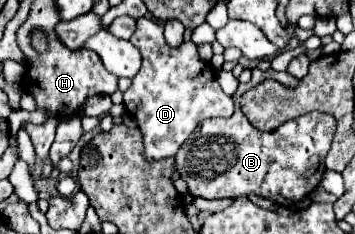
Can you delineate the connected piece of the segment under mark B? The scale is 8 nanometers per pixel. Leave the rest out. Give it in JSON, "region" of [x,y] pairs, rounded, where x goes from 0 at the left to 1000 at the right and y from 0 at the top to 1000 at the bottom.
{"region":[[[715,291],[710,342],[699,359],[676,359],[659,402],[665,436],[659,496],[637,513],[592,504],[575,513],[563,538],[552,538],[541,590],[530,590],[507,624],[490,675],[490,726],[530,786],[530,821],[541,838],[659,846],[721,821],[777,863],[783,880],[828,880],[901,786],[907,744],[918,726],[913,675],[935,615],[946,513],[913,479],[873,479],[800,521],[772,564],[721,556],[676,470],[676,410],[682,393],[710,376],[710,350],[738,350],[738,342],[777,342],[814,376],[831,376],[842,355],[842,342],[811,308],[777,308],[777,299],[738,308]]]}

